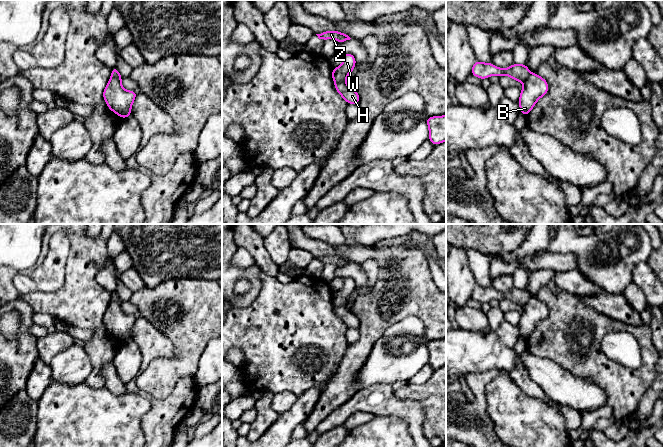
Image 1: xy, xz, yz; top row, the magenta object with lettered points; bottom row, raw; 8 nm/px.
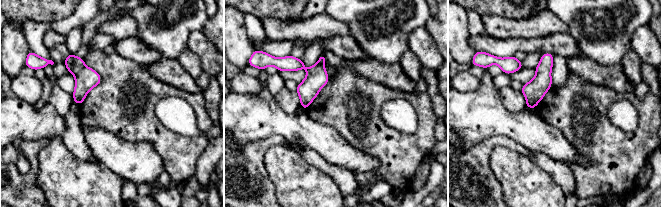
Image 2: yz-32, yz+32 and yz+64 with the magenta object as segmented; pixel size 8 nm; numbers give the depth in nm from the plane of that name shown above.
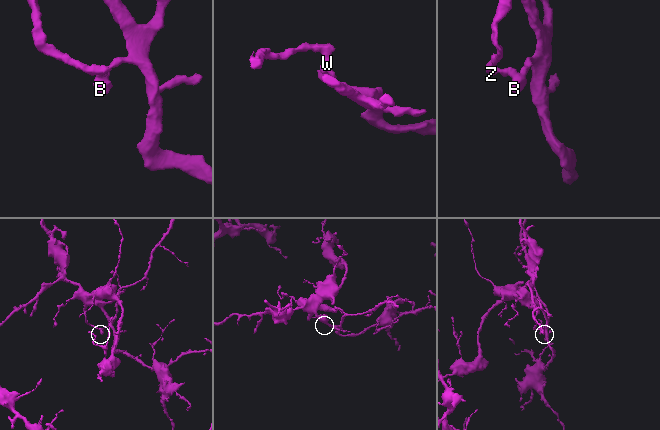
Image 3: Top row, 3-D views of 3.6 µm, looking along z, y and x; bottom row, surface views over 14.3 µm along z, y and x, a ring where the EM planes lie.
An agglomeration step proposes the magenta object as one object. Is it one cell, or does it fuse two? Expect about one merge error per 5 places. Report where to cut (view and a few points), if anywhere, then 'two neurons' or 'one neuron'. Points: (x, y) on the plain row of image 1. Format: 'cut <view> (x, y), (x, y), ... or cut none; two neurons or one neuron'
cut xz (345, 305), (337, 305), (335, 307); two neurons

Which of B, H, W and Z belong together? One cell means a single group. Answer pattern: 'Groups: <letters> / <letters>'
Groups: B H / W Z

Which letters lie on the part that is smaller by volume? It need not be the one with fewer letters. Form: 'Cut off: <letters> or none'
Cut off: W, Z

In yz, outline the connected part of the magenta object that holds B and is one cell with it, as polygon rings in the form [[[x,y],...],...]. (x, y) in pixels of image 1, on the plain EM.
[[[531,297],[521,313],[518,325],[521,337],[528,340],[536,326],[547,318],[548,314],[547,305],[539,299]]]

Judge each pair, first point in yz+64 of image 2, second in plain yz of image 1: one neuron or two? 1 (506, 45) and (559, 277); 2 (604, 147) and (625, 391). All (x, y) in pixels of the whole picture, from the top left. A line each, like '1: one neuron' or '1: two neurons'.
1: one neuron
2: one neuron

